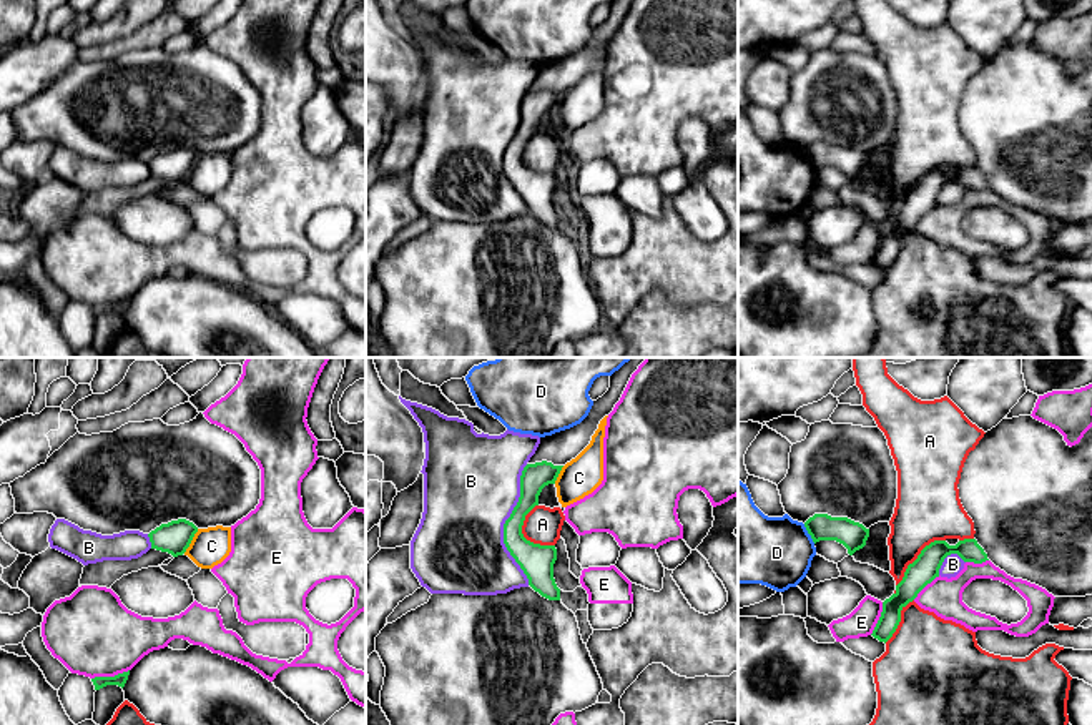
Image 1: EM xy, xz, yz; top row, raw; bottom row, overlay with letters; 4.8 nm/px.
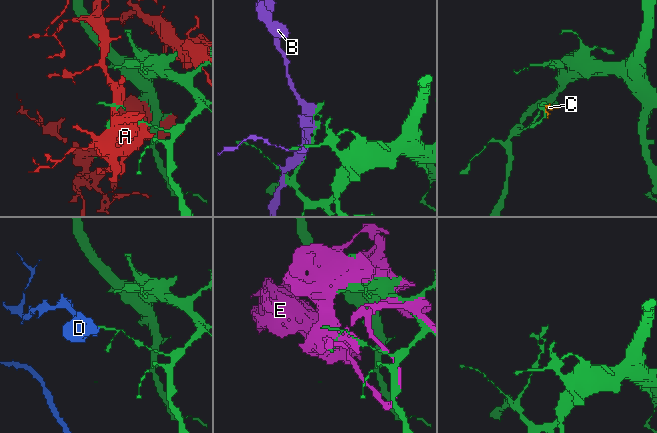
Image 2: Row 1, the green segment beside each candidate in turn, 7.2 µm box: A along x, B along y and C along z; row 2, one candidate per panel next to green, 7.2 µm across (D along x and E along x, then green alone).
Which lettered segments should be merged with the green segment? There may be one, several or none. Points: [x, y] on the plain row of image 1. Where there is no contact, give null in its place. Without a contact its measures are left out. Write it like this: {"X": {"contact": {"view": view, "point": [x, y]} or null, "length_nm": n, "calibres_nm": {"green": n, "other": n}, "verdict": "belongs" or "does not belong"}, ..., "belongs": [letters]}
{"A": {"contact": {"view": "xz", "point": [522, 163]}, "length_nm": 220, "calibres_nm": {"green": 160, "other": 180}, "verdict": "does not belong"}, "B": {"contact": {"view": "xz", "point": [504, 152]}, "length_nm": 600, "calibres_nm": {"green": 160, "other": 460}, "verdict": "does not belong"}, "C": {"contact": {"view": "xy", "point": [191, 167]}, "length_nm": 140, "calibres_nm": {"green": 160, "other": 180}, "verdict": "does not belong"}, "D": {"contact": {"view": "yz", "point": [808, 160]}, "length_nm": 110, "calibres_nm": {"green": 140, "other": 340}, "verdict": "does not belong"}, "E": {"contact": {"view": "xy", "point": [110, 305]}, "length_nm": 190, "calibres_nm": {"green": 60, "other": 400}, "verdict": "does not belong"}, "belongs": []}

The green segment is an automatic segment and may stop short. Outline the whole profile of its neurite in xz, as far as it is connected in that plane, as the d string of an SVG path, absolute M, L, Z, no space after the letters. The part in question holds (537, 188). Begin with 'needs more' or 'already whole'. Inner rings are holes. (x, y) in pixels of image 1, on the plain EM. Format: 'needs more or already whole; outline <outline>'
already whole; outline M542 88L527 91L520 103L520 125L504 151L504 171L529 206L529 213L548 228L560 228L560 216L553 206L557 188L555 173L540 173L522 161L525 143L539 133L539 123L548 111L555 111L563 93Z

